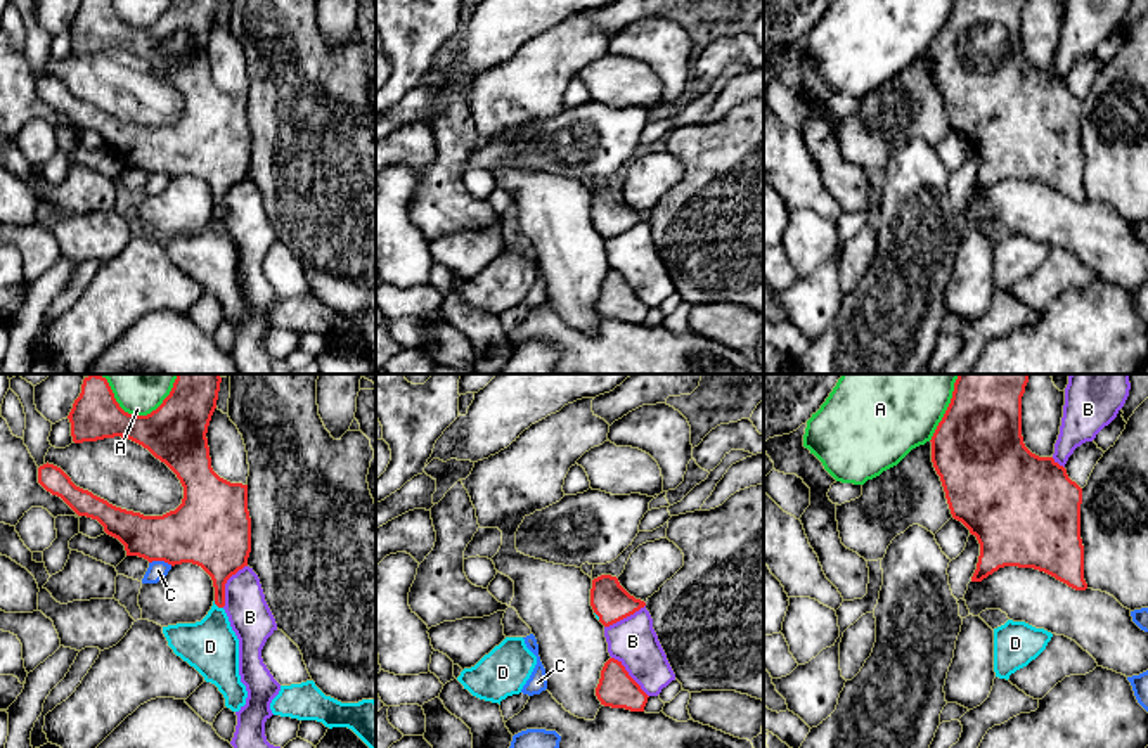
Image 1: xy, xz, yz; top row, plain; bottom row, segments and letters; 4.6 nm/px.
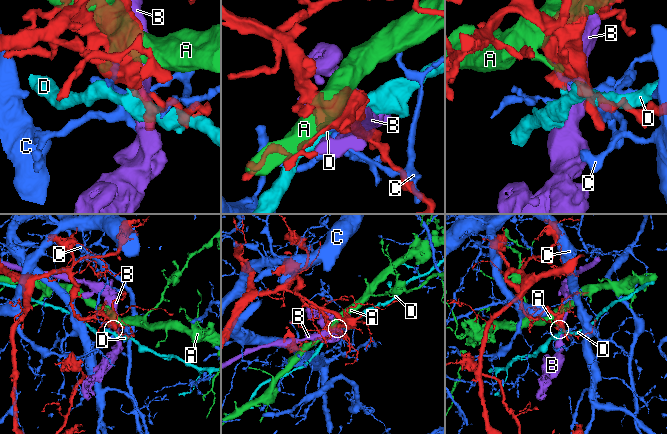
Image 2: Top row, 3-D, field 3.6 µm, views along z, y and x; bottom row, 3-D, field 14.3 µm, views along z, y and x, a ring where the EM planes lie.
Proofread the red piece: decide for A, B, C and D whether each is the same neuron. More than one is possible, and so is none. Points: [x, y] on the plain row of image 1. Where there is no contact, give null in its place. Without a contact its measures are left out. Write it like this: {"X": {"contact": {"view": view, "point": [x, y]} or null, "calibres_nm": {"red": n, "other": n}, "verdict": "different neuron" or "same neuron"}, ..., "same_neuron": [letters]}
{"A": {"contact": {"view": "xy", "point": [139, 28]}, "calibres_nm": {"red": 280, "other": 130}, "verdict": "different neuron"}, "B": {"contact": {"view": "xy", "point": [225, 194]}, "calibres_nm": {"red": 360, "other": 200}, "verdict": "different neuron"}, "C": {"contact": {"view": "xy", "point": [161, 172]}, "calibres_nm": {"red": 340, "other": 90}, "verdict": "different neuron"}, "D": {"contact": {"view": "xy", "point": [219, 219]}, "calibres_nm": {"red": 220, "other": 240}, "verdict": "different neuron"}, "same_neuron": []}

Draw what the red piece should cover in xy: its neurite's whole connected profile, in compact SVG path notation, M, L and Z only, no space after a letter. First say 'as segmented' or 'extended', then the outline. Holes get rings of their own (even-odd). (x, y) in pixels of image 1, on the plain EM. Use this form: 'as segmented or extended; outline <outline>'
as segmented; outline M81 0L68 28L74 55L104 50L128 50L147 61L164 74L184 99L182 116L163 128L144 128L109 116L88 102L76 99L71 90L54 76L38 80L38 95L52 107L61 109L78 128L97 132L104 144L118 151L126 168L164 173L171 178L192 175L201 178L213 192L215 216L225 218L225 196L248 178L251 164L251 130L248 123L248 97L230 95L211 80L208 38L216 21L220 0L171 0L163 16L147 28L125 24L111 0Z

